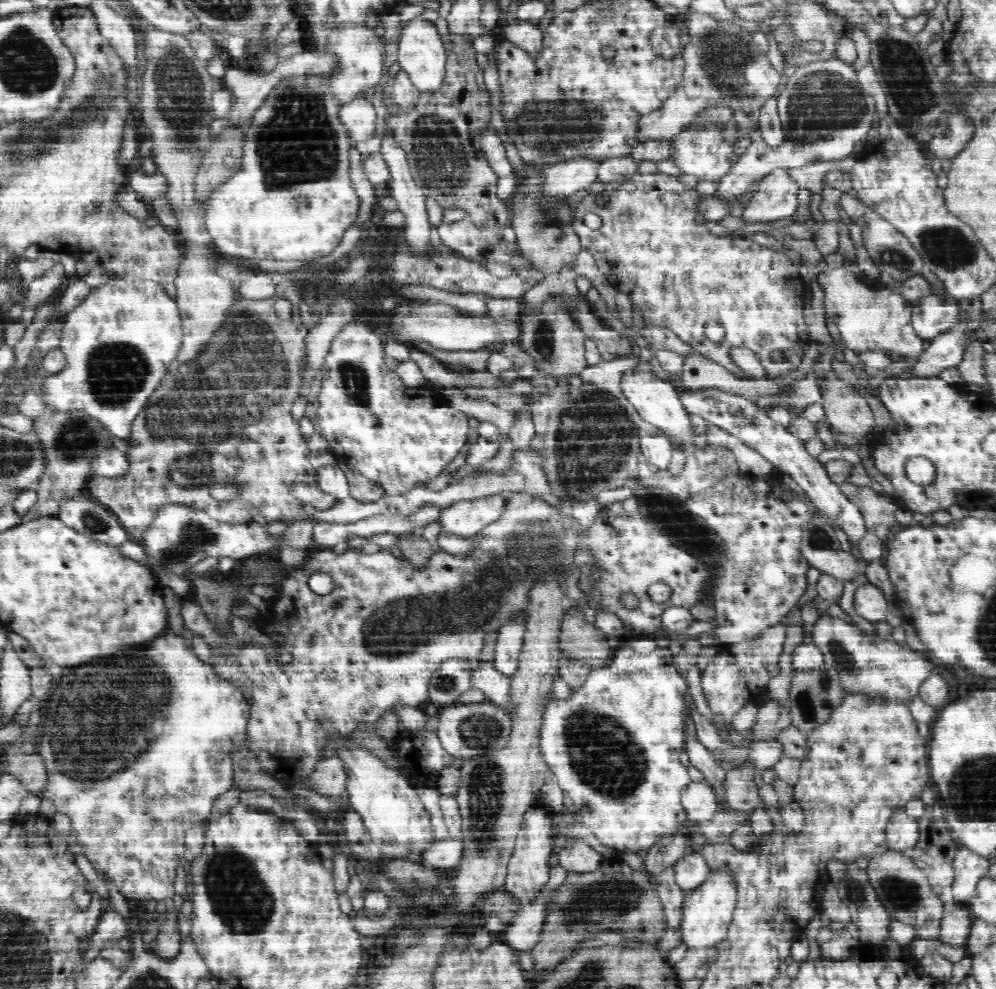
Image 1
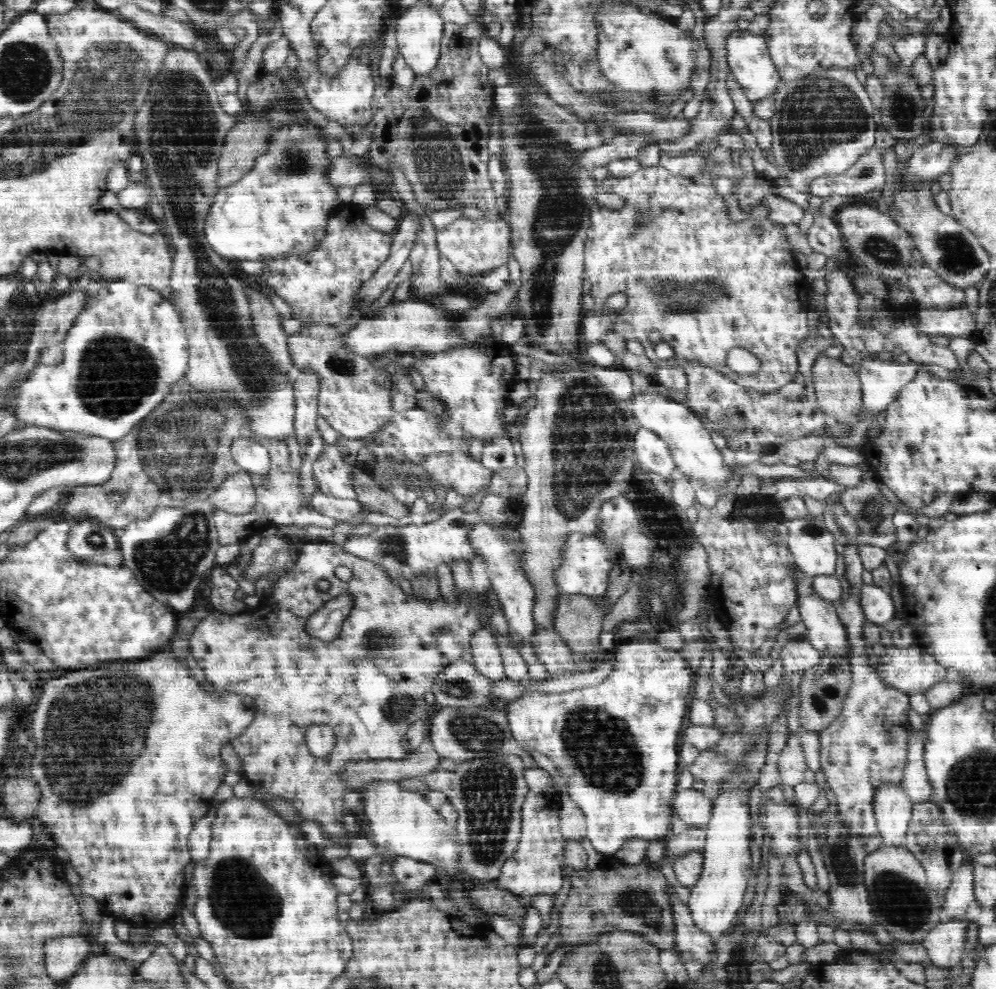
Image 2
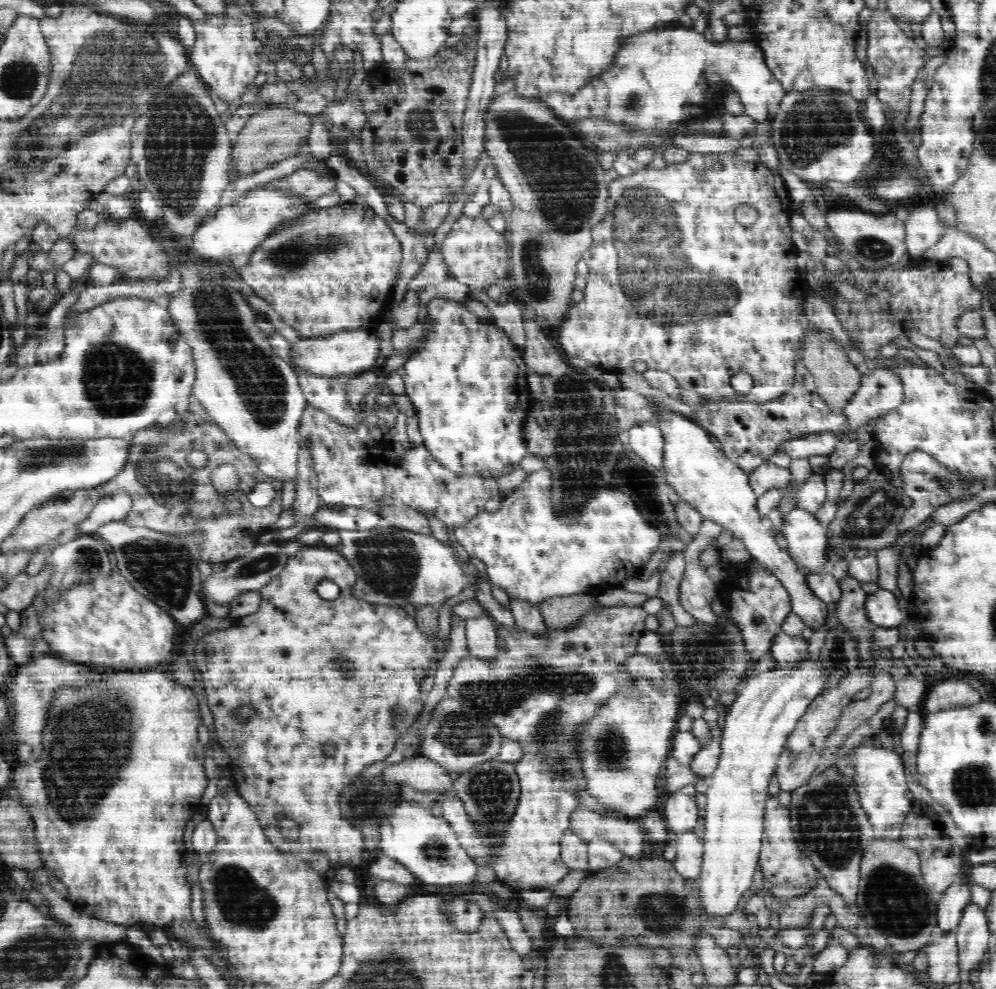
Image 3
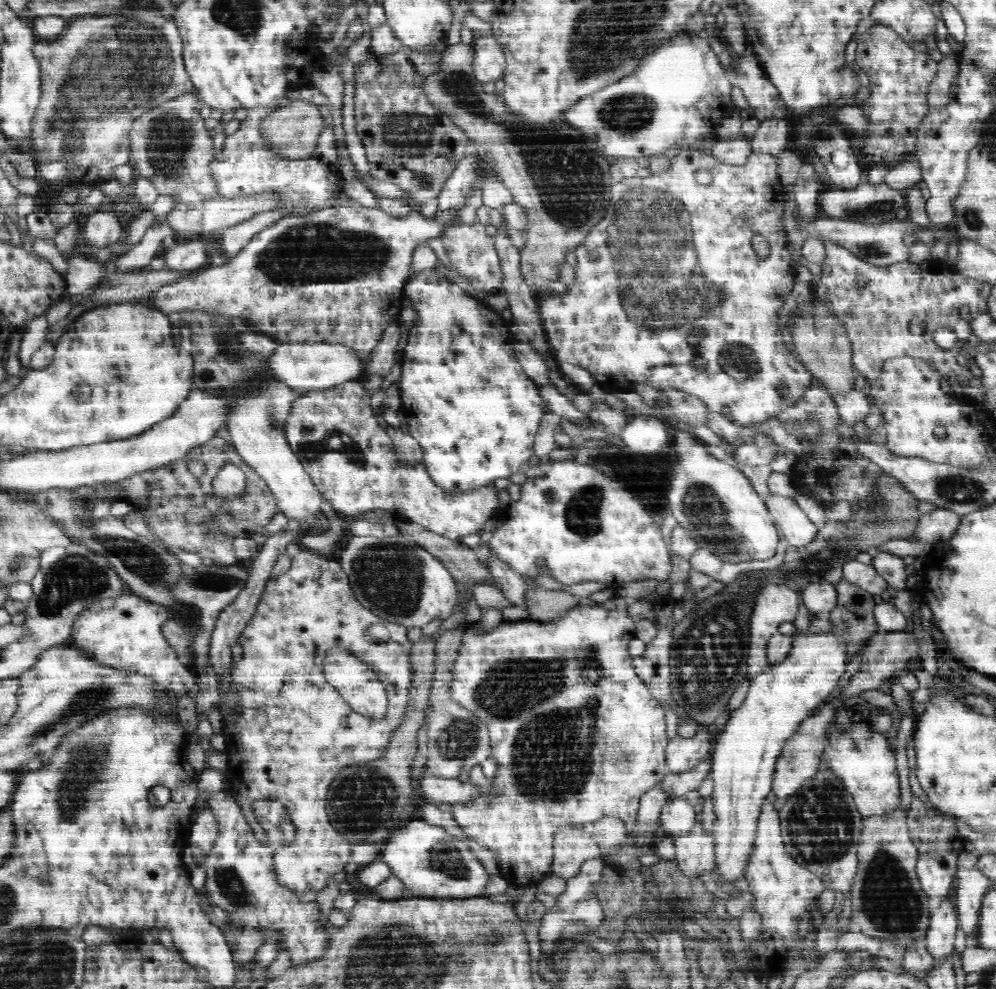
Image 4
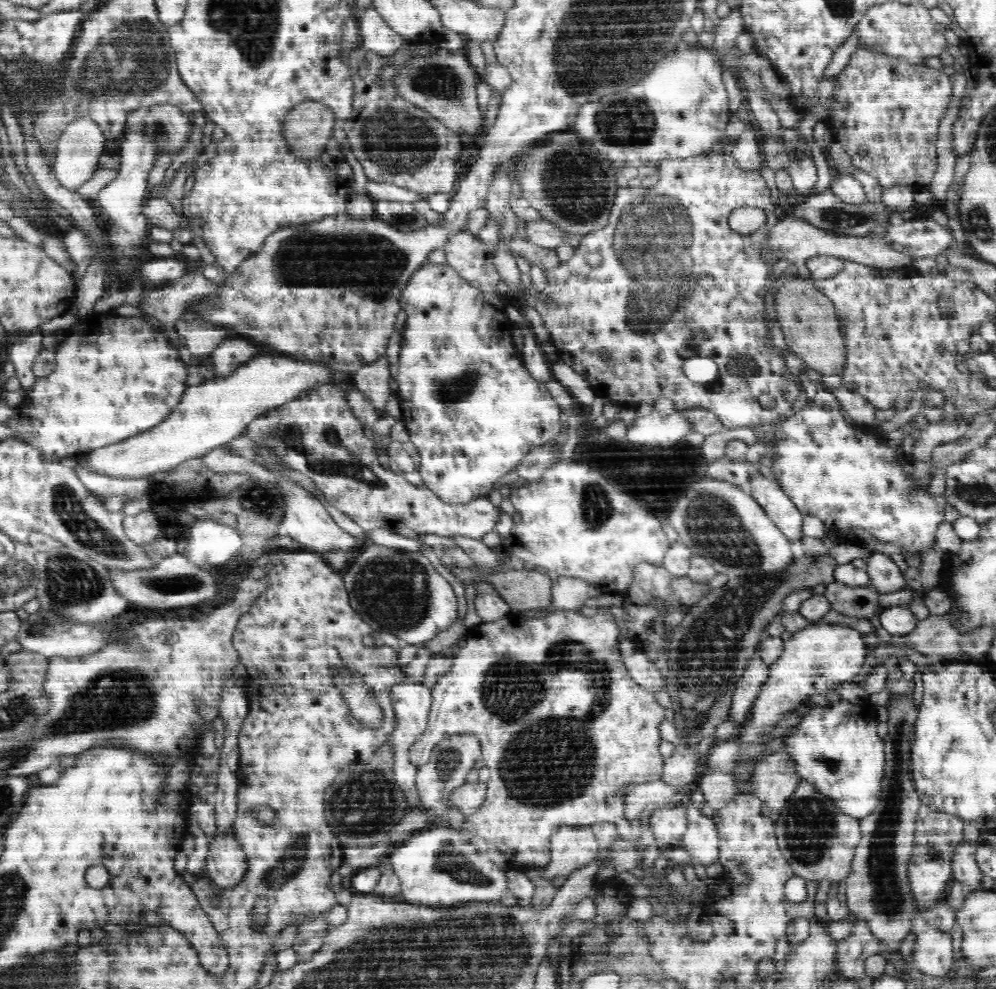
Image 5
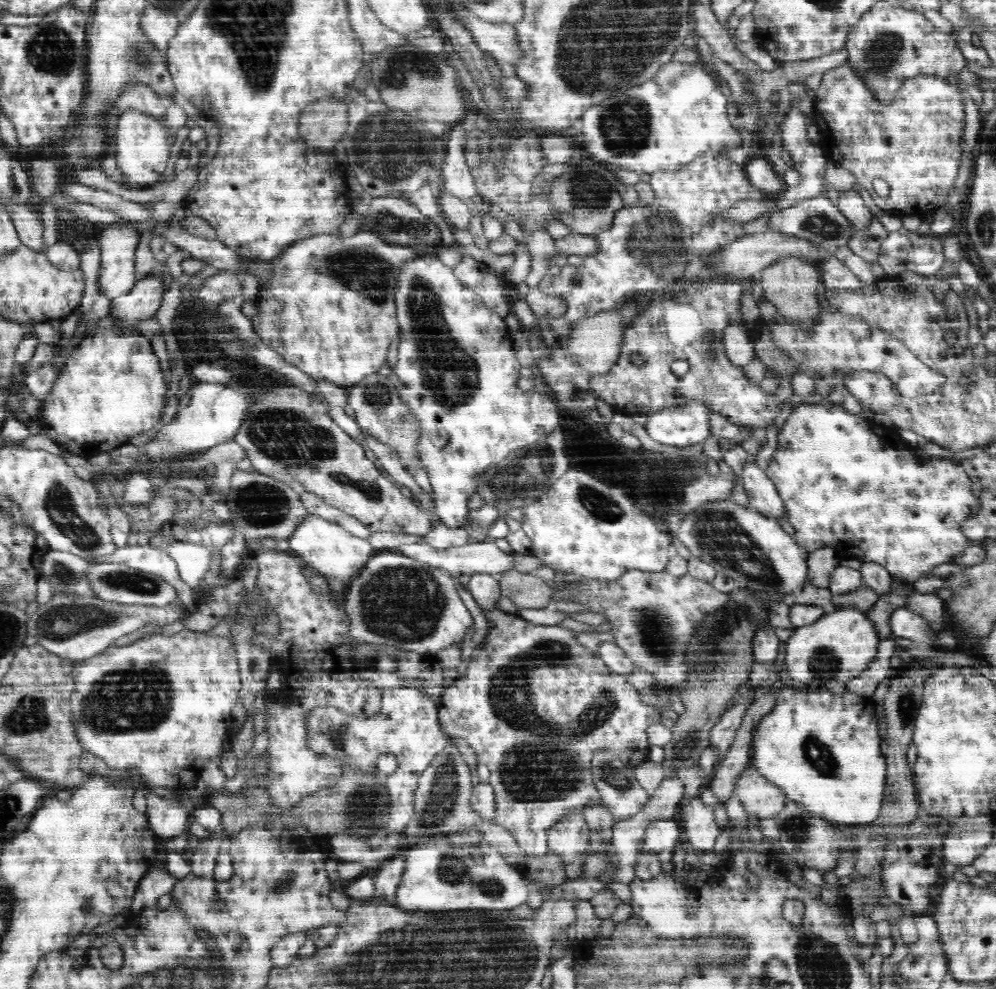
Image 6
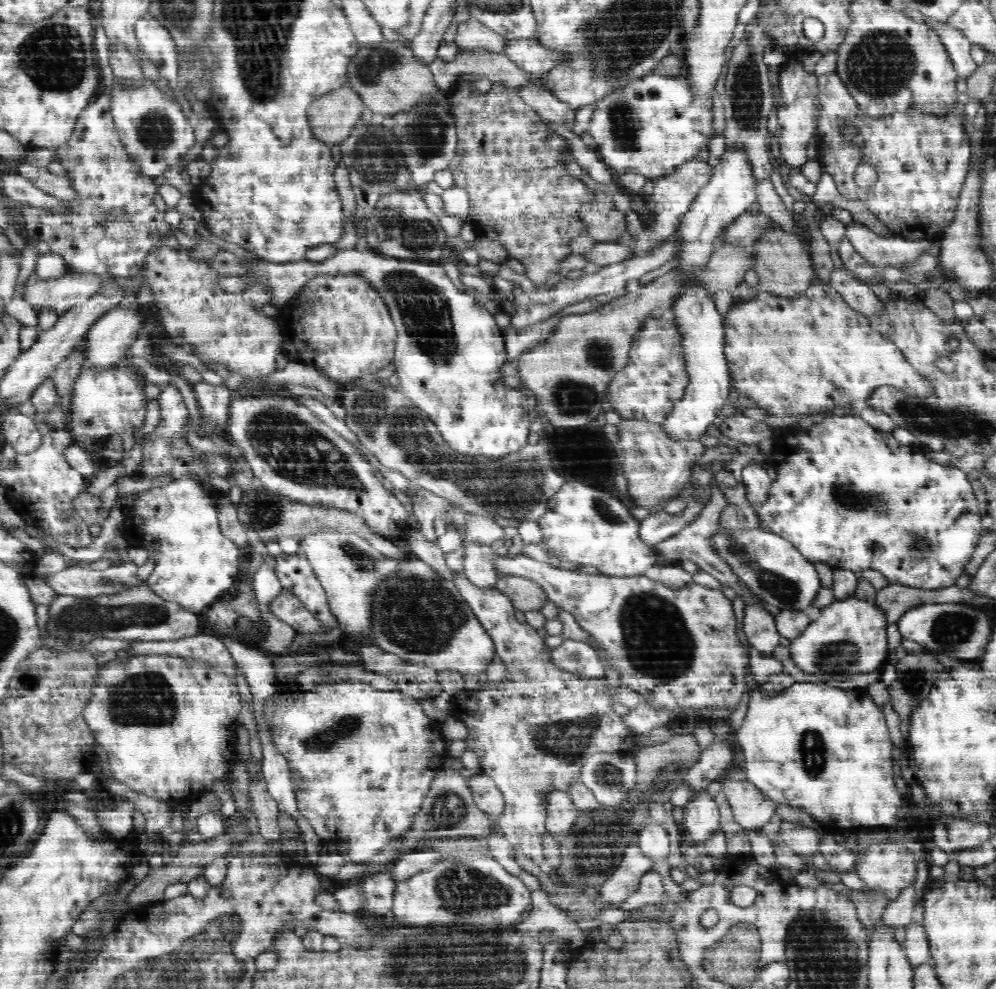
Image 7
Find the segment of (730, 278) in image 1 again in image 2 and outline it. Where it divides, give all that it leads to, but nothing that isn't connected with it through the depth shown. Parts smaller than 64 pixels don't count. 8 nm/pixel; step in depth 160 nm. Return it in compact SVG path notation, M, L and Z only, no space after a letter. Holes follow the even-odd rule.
M718 146L715 149L706 153L705 156L705 167L702 172L692 176L676 176L670 174L664 167L651 166L648 168L640 167L640 170L631 174L630 177L612 177L602 180L602 184L599 186L599 190L608 193L616 194L616 196L622 197L624 199L624 206L618 209L608 208L606 206L597 205L590 210L590 226L588 228L588 238L585 244L585 258L583 265L585 266L586 274L588 275L588 280L591 282L590 295L594 299L594 308L592 314L588 314L583 310L582 323L582 335L581 335L581 345L582 348L588 348L592 344L602 343L602 338L608 335L611 331L616 333L624 340L632 340L636 338L638 342L641 342L642 346L645 348L645 355L657 366L669 366L670 368L682 368L682 362L699 362L704 366L709 366L713 368L716 372L723 374L726 378L729 378L732 382L743 386L744 388L751 388L760 394L764 392L774 392L782 388L788 382L792 382L796 378L798 359L797 354L800 352L800 344L809 336L808 328L808 311L809 311L809 292L811 291L810 283L806 276L800 271L800 266L796 257L793 255L793 251L790 251L788 247L788 240L784 235L784 230L782 230L782 225L779 222L774 222L770 218L765 218L759 223L756 220L744 219L743 221L734 222L730 219L726 205L724 205L724 197L720 196L716 190L716 186L713 184L713 178L710 176L712 170L721 170L719 173L720 177L724 177L734 181L736 183L736 198L737 203L744 213L750 212L754 206L758 205L758 202L762 198L768 198L768 196L775 195L775 191L772 189L772 182L769 182L763 175L754 172L745 172L742 167L734 164L731 158L731 150L724 147ZM760 224L763 228L763 235L755 235L754 227ZM616 293L626 294L628 302L626 308L621 310L618 314L612 315L608 311L608 307L604 305L606 298L612 296ZM658 332L661 336L661 341L666 342L674 349L674 355L667 362L660 362L655 357L654 354L654 344L650 341L650 333ZM732 348L745 348L749 350L758 358L760 361L760 368L752 374L738 374L735 373L726 363L726 354L732 350Z

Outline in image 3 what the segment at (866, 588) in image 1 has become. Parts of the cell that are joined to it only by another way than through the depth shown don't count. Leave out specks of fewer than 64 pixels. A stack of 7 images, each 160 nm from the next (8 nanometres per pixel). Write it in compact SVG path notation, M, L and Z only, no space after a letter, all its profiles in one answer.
M879 589L875 594L868 594L865 603L868 618L877 626L884 628L897 627L907 621L901 609L903 601L899 601L892 592Z

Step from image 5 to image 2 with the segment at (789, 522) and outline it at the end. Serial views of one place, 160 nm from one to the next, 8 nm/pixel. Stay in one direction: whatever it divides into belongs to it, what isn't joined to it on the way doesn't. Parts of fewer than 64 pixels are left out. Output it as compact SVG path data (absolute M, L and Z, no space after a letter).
M809 514L786 522L788 547L798 569L814 577L834 575L838 554L836 541L828 532L824 520Z

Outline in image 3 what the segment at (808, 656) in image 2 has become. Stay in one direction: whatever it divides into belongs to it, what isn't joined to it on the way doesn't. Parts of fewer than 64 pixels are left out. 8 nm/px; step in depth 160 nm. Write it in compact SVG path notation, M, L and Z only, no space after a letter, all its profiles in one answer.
M780 632L773 638L771 653L778 667L794 668L798 664L804 664L809 654L808 644L809 641L801 636L793 637Z

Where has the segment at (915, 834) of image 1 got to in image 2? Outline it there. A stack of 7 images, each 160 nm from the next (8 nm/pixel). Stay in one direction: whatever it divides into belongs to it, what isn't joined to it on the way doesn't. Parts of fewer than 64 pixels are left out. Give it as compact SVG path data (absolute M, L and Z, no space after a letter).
M900 785L882 786L882 790L877 791L878 802L873 805L883 845L901 847L913 818L913 802Z

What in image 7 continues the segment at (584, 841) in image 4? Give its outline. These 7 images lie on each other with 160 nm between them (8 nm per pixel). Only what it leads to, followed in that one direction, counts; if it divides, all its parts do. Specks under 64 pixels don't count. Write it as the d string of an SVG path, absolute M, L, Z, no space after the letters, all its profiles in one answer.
M554 791L548 794L548 806L545 810L545 827L557 841L564 841L573 828L574 821L581 810L576 809L572 797L567 792Z

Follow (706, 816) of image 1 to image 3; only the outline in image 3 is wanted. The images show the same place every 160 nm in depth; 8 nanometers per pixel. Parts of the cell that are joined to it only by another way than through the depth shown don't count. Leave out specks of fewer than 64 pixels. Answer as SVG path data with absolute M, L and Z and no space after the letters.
M682 791L668 795L662 805L662 816L667 828L676 834L692 831L702 817L702 811L696 805L695 797Z

